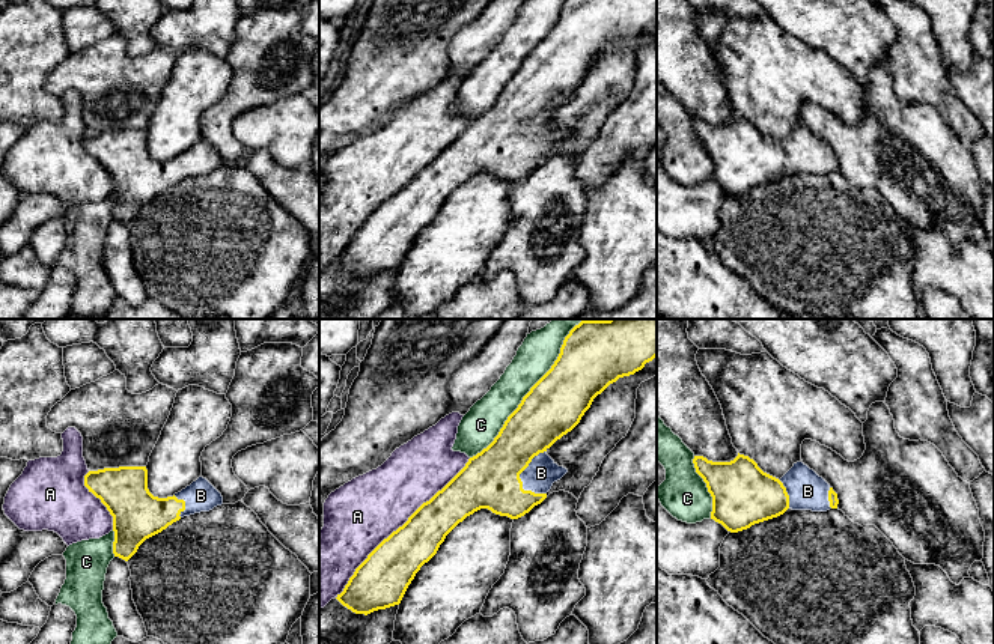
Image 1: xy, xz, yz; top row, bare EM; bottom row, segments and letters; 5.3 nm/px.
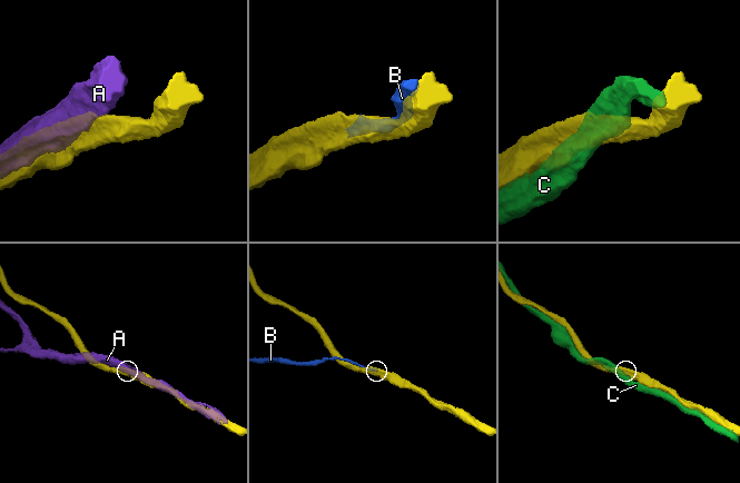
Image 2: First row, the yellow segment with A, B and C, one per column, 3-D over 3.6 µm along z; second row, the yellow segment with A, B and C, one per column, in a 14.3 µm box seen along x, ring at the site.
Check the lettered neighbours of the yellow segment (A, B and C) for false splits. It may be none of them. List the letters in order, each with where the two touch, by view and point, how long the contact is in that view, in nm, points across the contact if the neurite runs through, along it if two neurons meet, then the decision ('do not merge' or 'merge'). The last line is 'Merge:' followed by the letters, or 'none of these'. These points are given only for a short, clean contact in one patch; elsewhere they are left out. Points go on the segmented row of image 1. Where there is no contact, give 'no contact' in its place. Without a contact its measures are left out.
A: xz (399, 527) | 1050 nm | do not merge
B: xz (526, 467) | 260 nm | merge
C: xz (530, 390) | 950 nm | do not merge
Merge: B

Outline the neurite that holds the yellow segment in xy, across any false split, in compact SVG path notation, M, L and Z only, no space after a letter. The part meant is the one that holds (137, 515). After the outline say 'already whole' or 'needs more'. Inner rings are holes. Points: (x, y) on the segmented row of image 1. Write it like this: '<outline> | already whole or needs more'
M146 466L89 471L84 486L113 516L113 554L128 561L139 546L184 516L223 504L221 494L203 477L173 497L158 498L148 489Z | needs more

